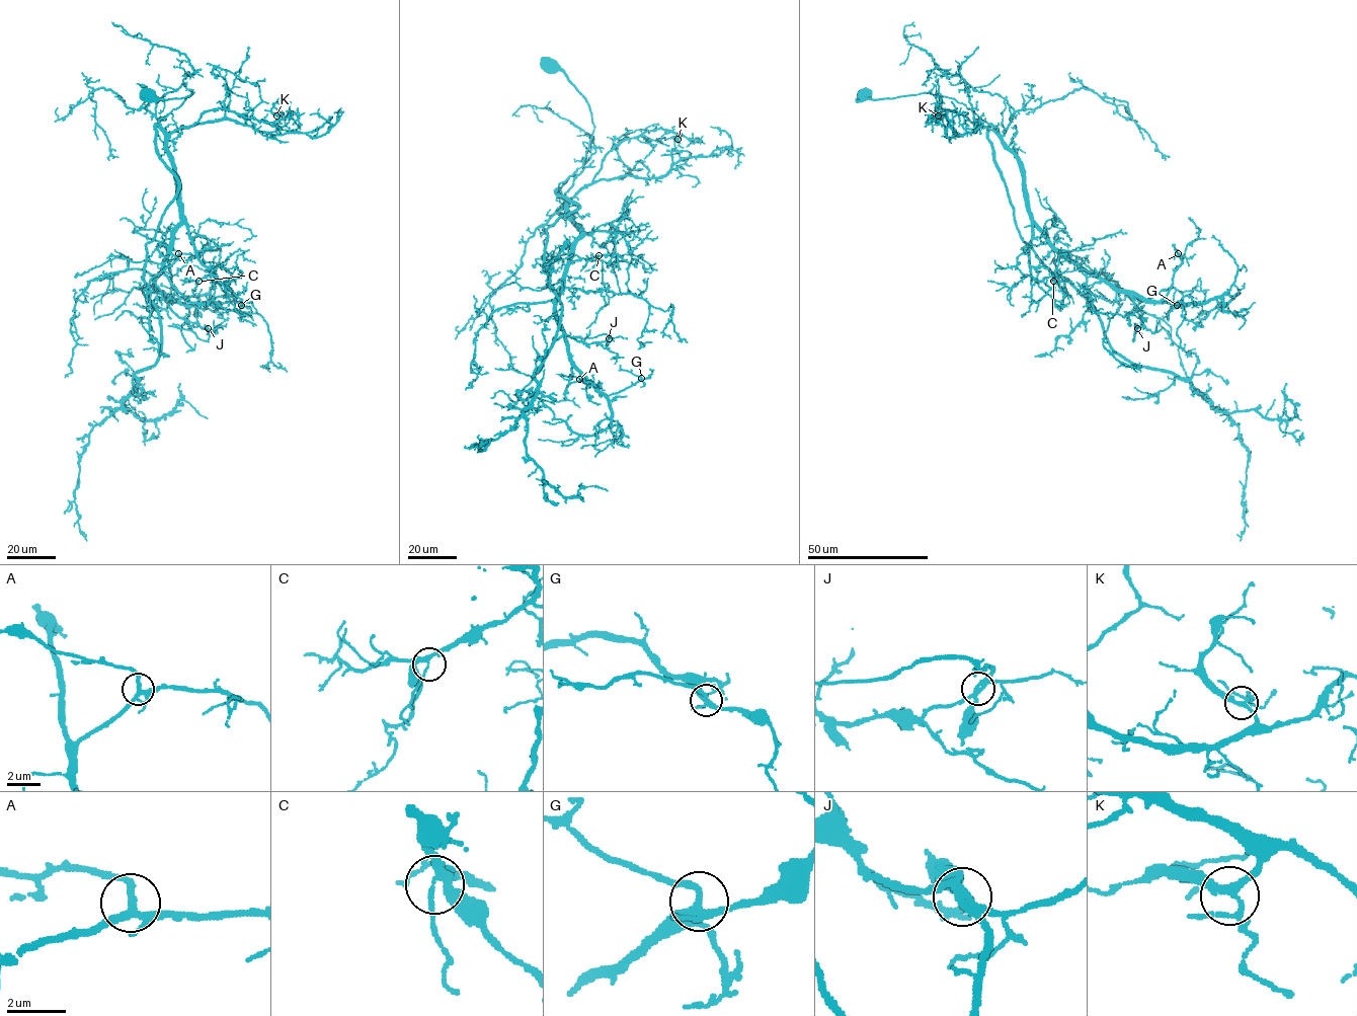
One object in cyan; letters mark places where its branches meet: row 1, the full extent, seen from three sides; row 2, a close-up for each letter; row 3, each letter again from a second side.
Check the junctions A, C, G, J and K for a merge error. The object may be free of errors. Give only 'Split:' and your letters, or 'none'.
Split: J

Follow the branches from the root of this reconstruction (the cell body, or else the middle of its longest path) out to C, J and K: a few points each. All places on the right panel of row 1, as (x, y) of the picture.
C: (862, 92), (871, 99), (953, 98), (989, 124), (1024, 176), (1029, 265), (1048, 268), (1053, 281)
J: (862, 92), (953, 98), (989, 124), (1017, 159), (1030, 218), (1065, 256), (1130, 296), (1137, 328)
K: (862, 92), (866, 89), (871, 99), (922, 93), (953, 98), (998, 133), (943, 108), (927, 121), (938, 115)

